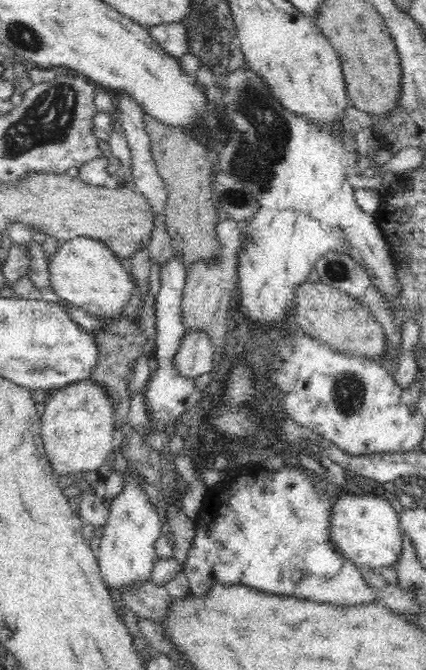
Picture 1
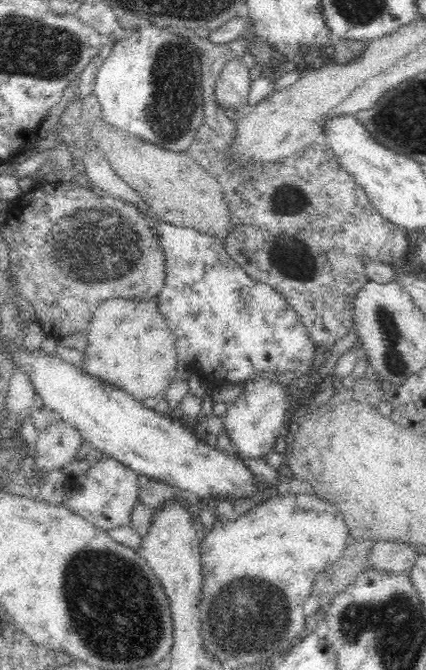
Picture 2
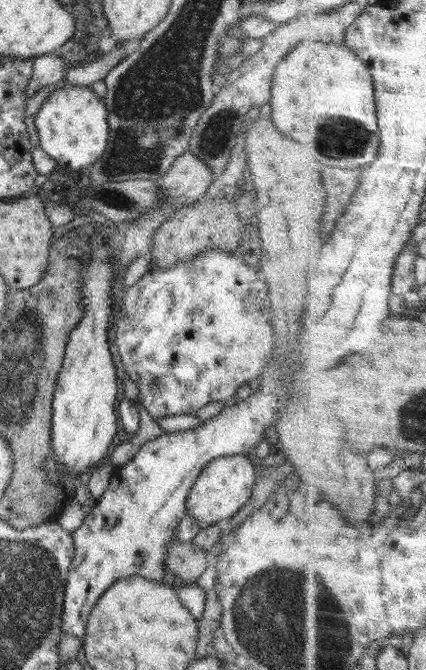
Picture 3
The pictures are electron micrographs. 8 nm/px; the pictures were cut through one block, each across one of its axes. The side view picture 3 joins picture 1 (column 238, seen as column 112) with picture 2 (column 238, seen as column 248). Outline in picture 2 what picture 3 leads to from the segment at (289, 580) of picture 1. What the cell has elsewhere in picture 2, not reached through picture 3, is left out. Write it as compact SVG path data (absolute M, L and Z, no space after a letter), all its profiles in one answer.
M272 372L252 374L244 381L244 392L227 405L223 418L225 431L230 438L232 450L242 458L265 459L264 455L274 452L274 441L284 429L291 396L286 386L272 382L273 375Z

